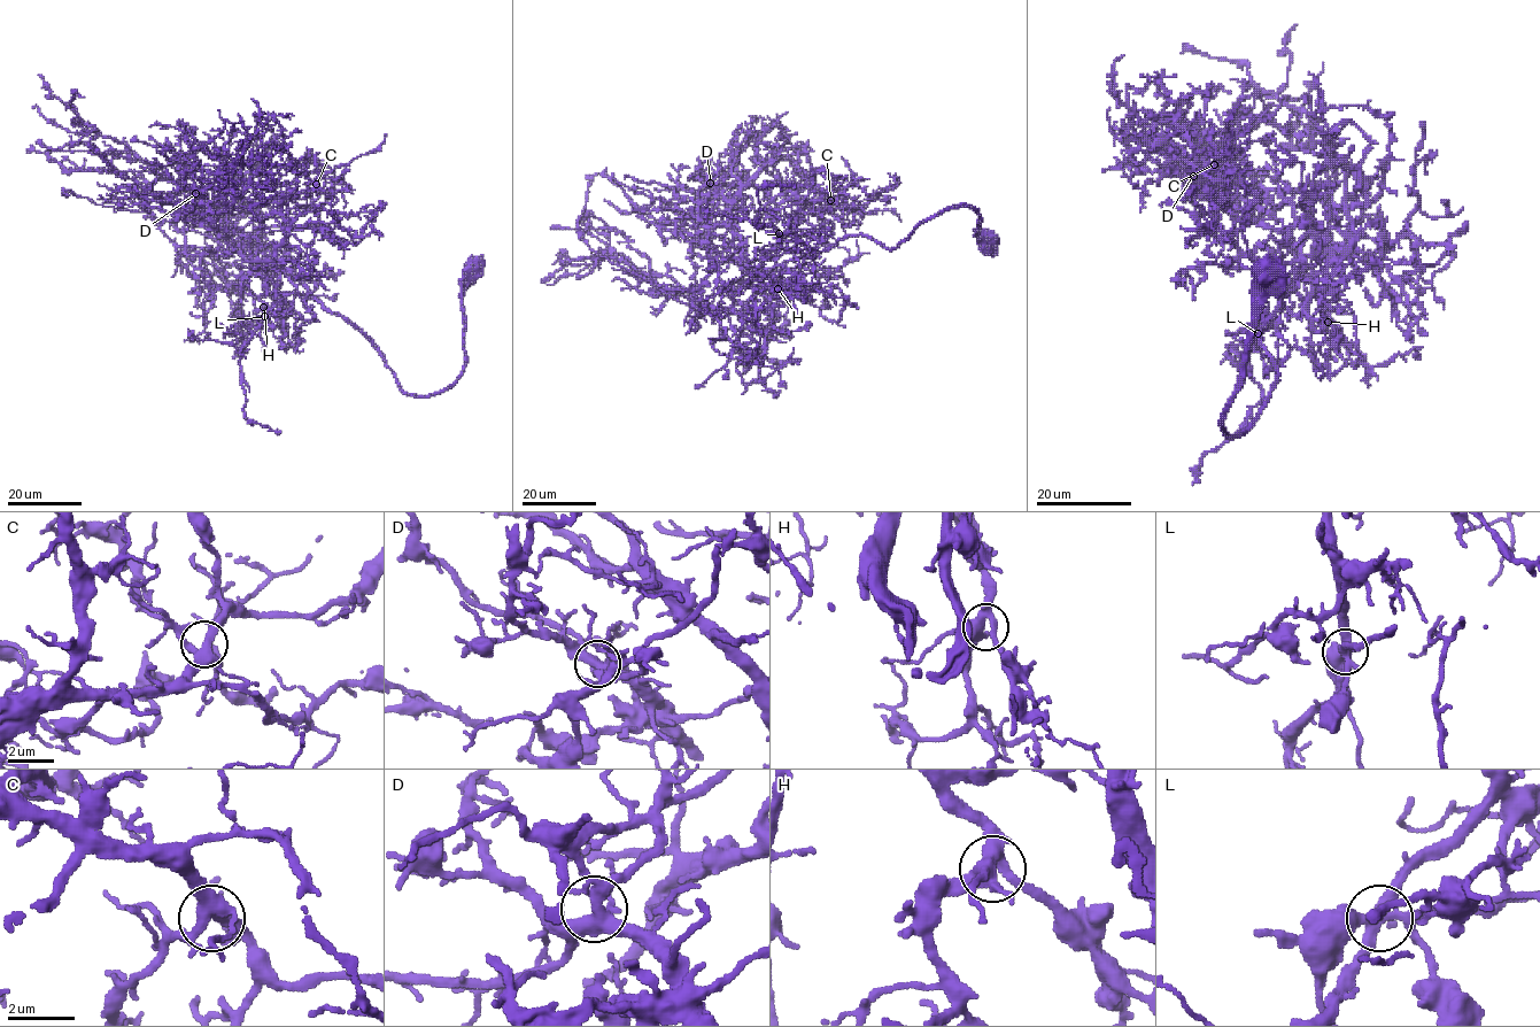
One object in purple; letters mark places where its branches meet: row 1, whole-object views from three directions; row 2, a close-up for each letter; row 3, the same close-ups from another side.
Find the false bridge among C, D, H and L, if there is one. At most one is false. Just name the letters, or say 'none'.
none

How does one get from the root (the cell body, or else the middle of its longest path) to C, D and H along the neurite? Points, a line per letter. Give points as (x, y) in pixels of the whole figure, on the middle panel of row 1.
C: (985, 239), (979, 214), (958, 206), (896, 248), (851, 234), (761, 268), (802, 205), (797, 190), (830, 200)
D: (985, 239), (979, 214), (958, 206), (896, 248), (851, 234), (755, 269), (710, 183)
H: (985, 239), (975, 210), (949, 208), (896, 248), (851, 234), (815, 256), (756, 271), (764, 286), (778, 288)

